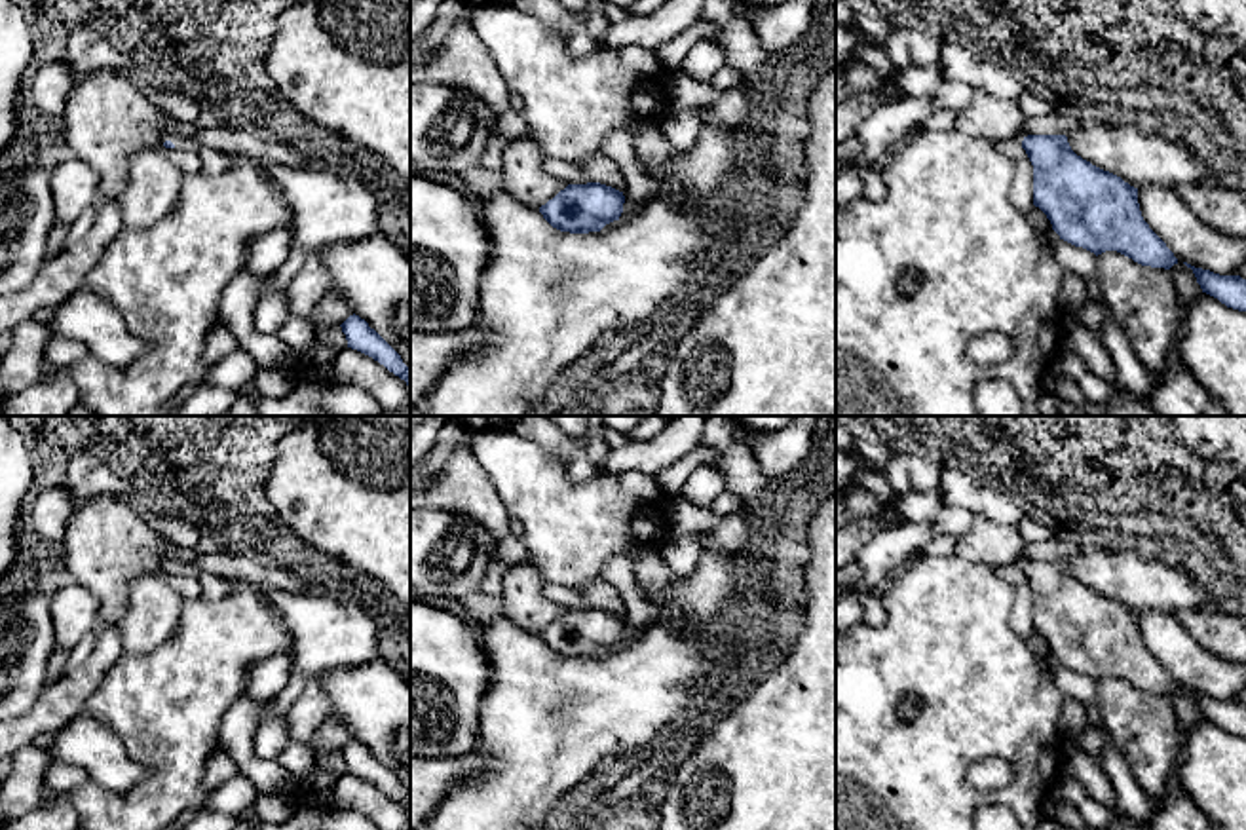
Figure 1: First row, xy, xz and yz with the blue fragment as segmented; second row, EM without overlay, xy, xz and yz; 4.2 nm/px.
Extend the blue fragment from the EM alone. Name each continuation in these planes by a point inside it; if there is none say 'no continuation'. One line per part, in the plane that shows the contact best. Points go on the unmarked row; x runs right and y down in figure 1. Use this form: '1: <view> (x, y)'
1: xy (183, 568)

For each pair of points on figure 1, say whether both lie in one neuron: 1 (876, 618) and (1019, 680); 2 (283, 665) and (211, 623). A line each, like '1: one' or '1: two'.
1: two
2: two

